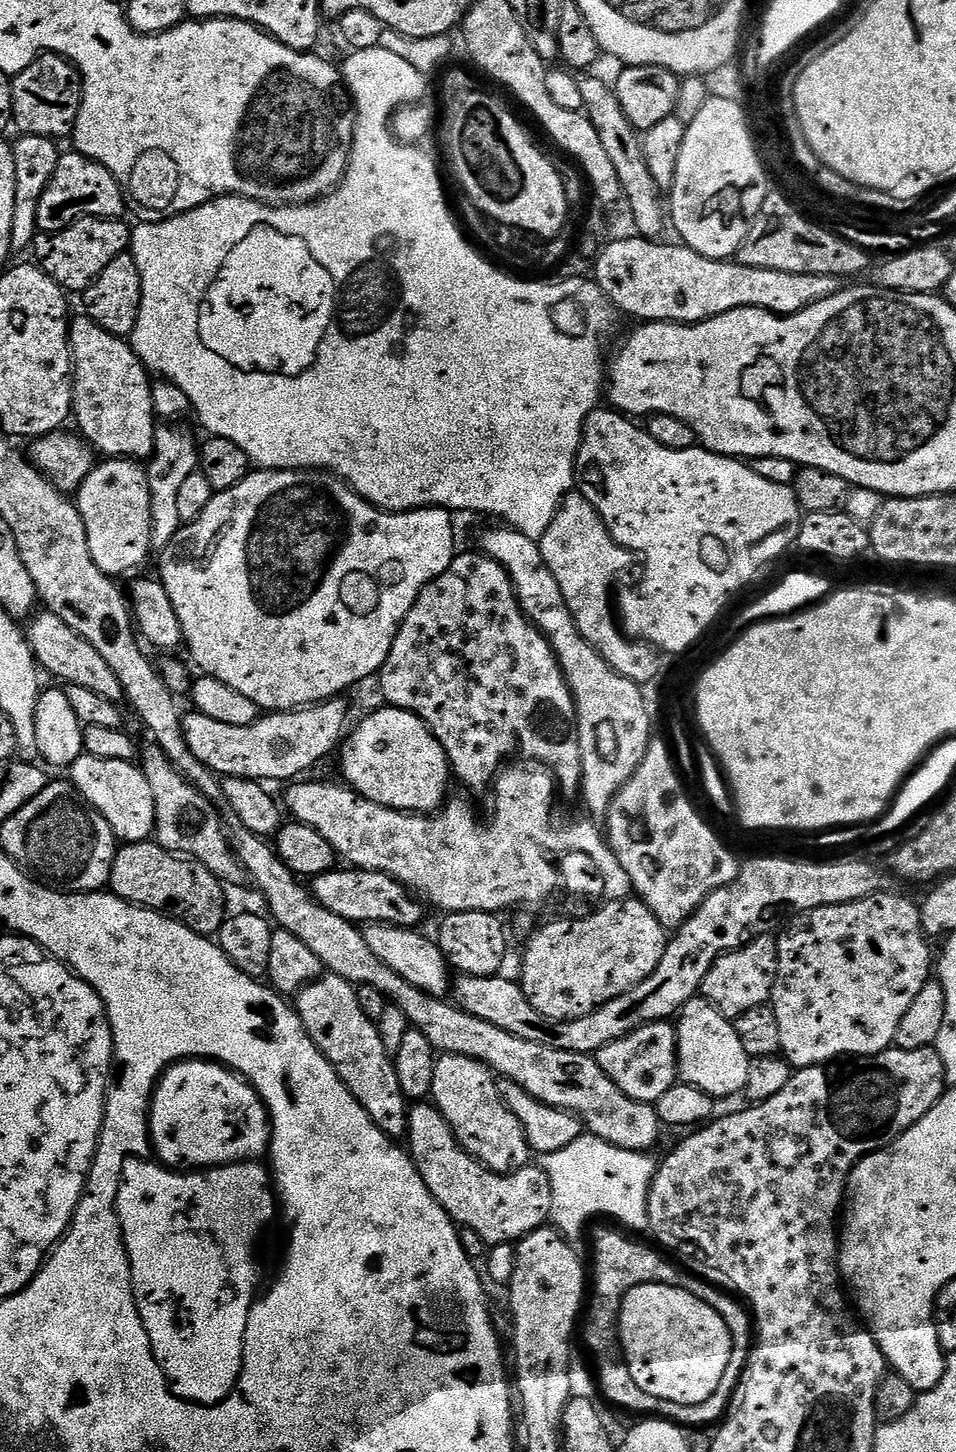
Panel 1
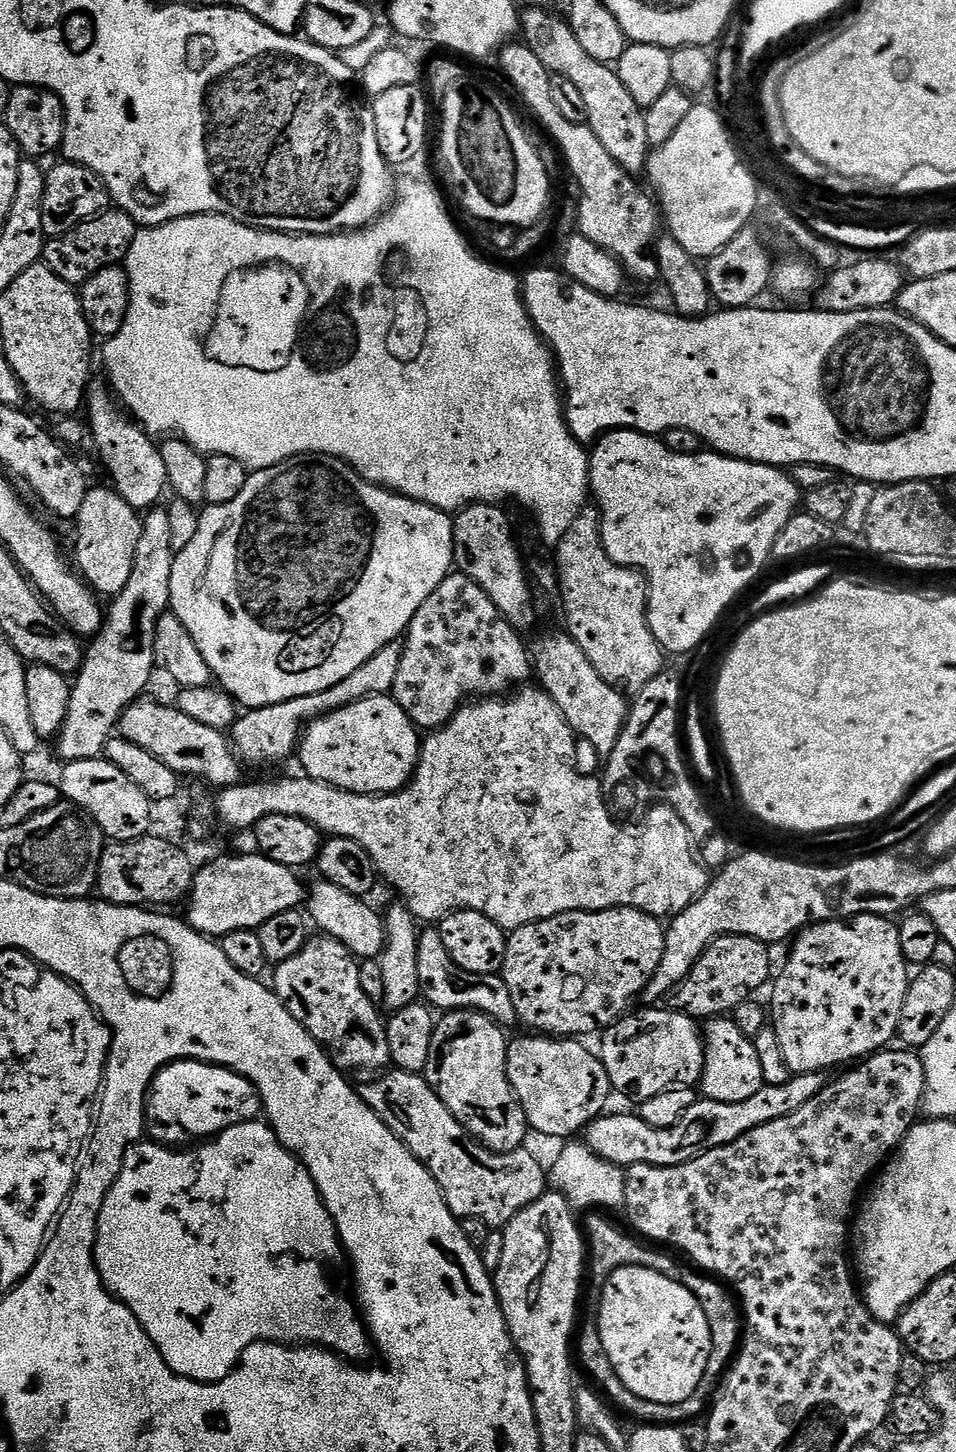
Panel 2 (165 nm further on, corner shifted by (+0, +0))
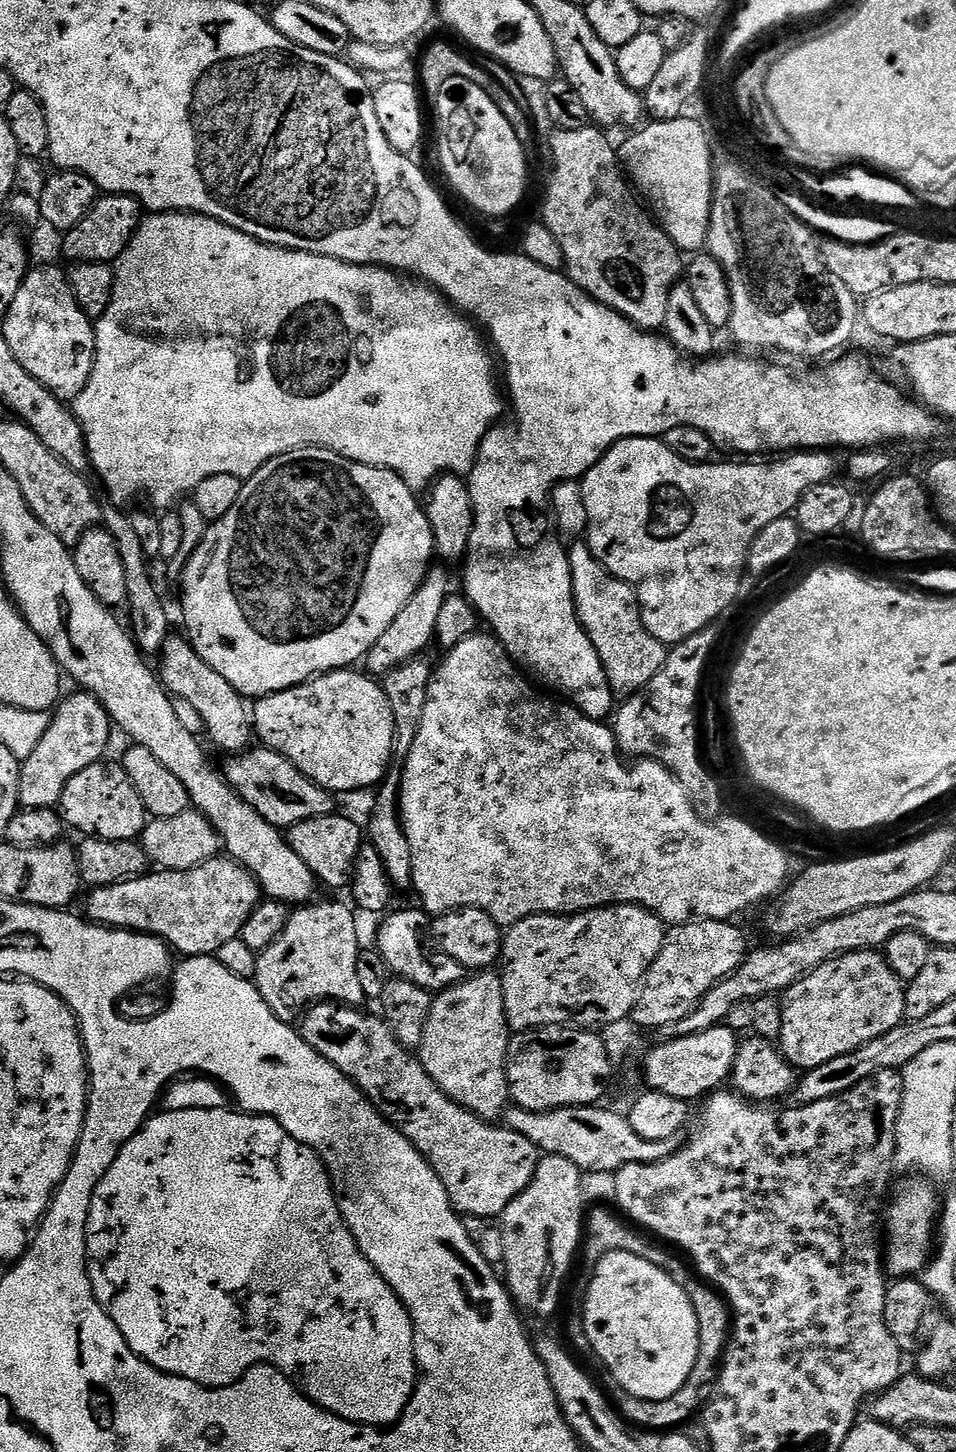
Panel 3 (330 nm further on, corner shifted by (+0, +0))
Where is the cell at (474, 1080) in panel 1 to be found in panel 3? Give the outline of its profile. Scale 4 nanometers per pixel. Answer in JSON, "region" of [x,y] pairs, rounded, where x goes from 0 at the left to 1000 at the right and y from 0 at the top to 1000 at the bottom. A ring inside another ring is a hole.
{"region":[[[502,668],[455,684],[437,722],[439,733],[452,744],[476,760],[512,773],[522,772],[533,760],[529,740],[533,709],[523,674],[522,669]]]}

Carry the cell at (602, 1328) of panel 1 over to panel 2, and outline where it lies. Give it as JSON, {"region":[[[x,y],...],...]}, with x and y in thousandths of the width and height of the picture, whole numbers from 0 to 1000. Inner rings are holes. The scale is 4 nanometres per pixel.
{"region":[[[628,837],[617,838],[615,846],[613,843],[613,854],[617,857],[618,875],[620,873],[623,876],[635,877],[646,875],[651,872],[663,872],[666,871],[673,873],[688,875],[688,877],[697,877],[701,880],[705,880],[713,886],[718,886],[718,888],[722,888],[722,891],[726,891],[726,894],[730,894],[730,897],[738,905],[738,910],[743,910],[745,932],[741,936],[738,946],[734,949],[734,952],[730,955],[728,959],[722,963],[718,963],[718,966],[709,966],[708,967],[681,967],[680,966],[676,966],[672,963],[664,961],[659,957],[655,957],[651,949],[646,949],[646,946],[642,944],[638,935],[634,935],[634,927],[630,927],[628,913],[623,910],[613,913],[611,915],[609,915],[610,914],[606,915],[605,937],[606,939],[607,937],[611,939],[612,944],[629,953],[627,955],[631,957],[635,963],[641,968],[650,967],[655,972],[662,972],[669,977],[669,979],[685,979],[690,982],[707,982],[712,979],[720,979],[725,977],[731,976],[728,975],[732,972],[735,973],[742,969],[743,965],[748,962],[751,958],[751,954],[757,946],[762,944],[772,930],[772,926],[776,923],[776,917],[774,917],[774,912],[776,915],[776,904],[772,900],[771,893],[752,881],[746,880],[744,878],[737,877],[735,875],[729,875],[724,872],[714,873],[705,866],[698,865],[695,862],[685,862],[684,860],[677,860],[677,858],[682,859],[677,856],[674,856],[675,857],[665,857],[666,852],[664,851],[661,851],[656,851],[655,849],[647,848],[638,841],[631,840]]]}

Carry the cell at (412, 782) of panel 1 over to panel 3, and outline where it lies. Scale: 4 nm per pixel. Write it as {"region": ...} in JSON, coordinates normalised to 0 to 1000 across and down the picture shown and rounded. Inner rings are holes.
{"region":[[[353,460],[318,471],[271,480],[262,490],[275,514],[295,519],[316,533],[348,547],[392,543],[405,534],[414,517],[412,489],[408,489],[402,472],[372,462]]]}

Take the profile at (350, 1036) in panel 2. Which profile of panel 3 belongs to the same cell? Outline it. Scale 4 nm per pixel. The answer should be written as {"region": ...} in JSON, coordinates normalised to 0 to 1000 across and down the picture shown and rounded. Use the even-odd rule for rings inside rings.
{"region":[[[351,620],[331,622],[311,625],[301,632],[299,640],[268,659],[268,681],[293,702],[313,703],[319,696],[336,690],[377,693],[383,689],[374,677],[374,657],[379,649],[372,643],[373,629]]]}

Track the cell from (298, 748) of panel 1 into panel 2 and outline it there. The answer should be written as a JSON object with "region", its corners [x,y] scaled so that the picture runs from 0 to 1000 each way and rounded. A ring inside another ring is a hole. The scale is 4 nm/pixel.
{"region":[[[418,442],[400,445],[400,448],[391,450],[391,453],[379,456],[379,459],[374,459],[374,461],[366,464],[366,467],[358,467],[358,470],[354,470],[354,472],[345,472],[345,475],[320,478],[316,481],[303,481],[299,483],[282,486],[258,488],[254,492],[248,492],[247,497],[241,502],[243,517],[256,527],[289,526],[292,523],[299,523],[304,518],[306,520],[311,517],[319,501],[326,497],[376,482],[407,479],[412,472],[412,466],[416,465],[416,456],[421,456],[422,447],[422,443]]]}

